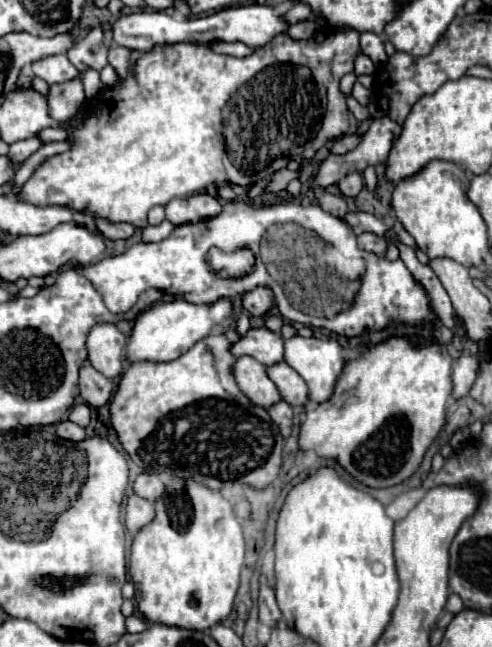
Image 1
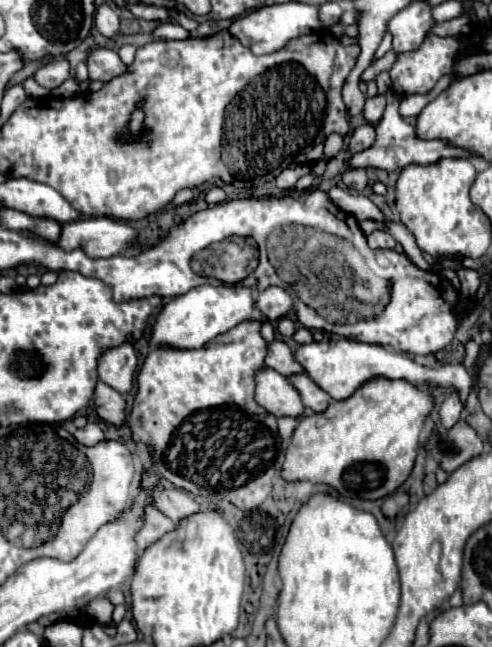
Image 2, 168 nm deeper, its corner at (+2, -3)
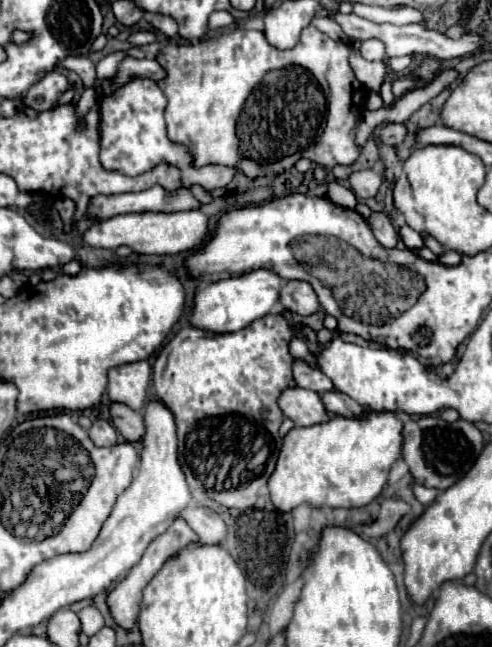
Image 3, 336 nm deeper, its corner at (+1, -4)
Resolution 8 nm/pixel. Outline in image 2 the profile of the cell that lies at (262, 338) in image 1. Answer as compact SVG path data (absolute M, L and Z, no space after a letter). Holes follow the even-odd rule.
M272 341L268 345L268 357L266 357L266 365L286 377L298 375L298 373L306 373L304 367L294 359L294 353L290 351L290 347L284 341Z

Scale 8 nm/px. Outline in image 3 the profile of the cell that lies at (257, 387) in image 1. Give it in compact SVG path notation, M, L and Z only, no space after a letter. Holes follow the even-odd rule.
M285 388L277 400L281 412L295 422L295 426L313 426L327 420L327 410L317 392L305 388Z

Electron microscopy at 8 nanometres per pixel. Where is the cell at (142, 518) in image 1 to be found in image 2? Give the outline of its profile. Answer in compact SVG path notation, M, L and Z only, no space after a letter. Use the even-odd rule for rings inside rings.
M148 507L146 509L146 525L136 535L136 543L138 543L140 551L144 551L146 547L150 547L150 543L158 541L168 531L174 531L174 527L176 527L176 523L172 519L168 519L166 515L162 515L158 509Z

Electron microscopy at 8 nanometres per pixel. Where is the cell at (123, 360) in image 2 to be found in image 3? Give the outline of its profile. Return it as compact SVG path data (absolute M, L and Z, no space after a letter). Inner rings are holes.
M145 360L127 362L109 370L109 398L113 402L127 404L133 410L141 410L151 380L151 366Z

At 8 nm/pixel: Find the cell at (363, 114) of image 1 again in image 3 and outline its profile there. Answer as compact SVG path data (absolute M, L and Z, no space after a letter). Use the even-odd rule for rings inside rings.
M371 38L365 40L361 44L361 54L365 60L381 60L385 56L385 48L383 48L383 42L377 38Z

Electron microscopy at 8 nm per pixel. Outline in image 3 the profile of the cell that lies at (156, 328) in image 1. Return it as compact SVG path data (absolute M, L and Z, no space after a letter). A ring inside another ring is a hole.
M255 270L255 272L243 274L239 278L219 280L219 282L213 282L213 284L205 286L205 288L199 288L195 298L193 298L189 324L199 328L199 330L213 332L213 334L239 332L245 326L249 326L253 320L263 318L265 314L269 314L271 306L277 302L279 288L281 288L283 282L285 280L275 276L275 272Z

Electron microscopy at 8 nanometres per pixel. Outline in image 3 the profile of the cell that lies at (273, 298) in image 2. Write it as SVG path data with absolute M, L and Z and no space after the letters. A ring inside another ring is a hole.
M299 280L287 282L279 290L279 302L283 304L285 310L295 312L299 316L309 316L319 310L319 300L313 288L307 282L299 282Z

